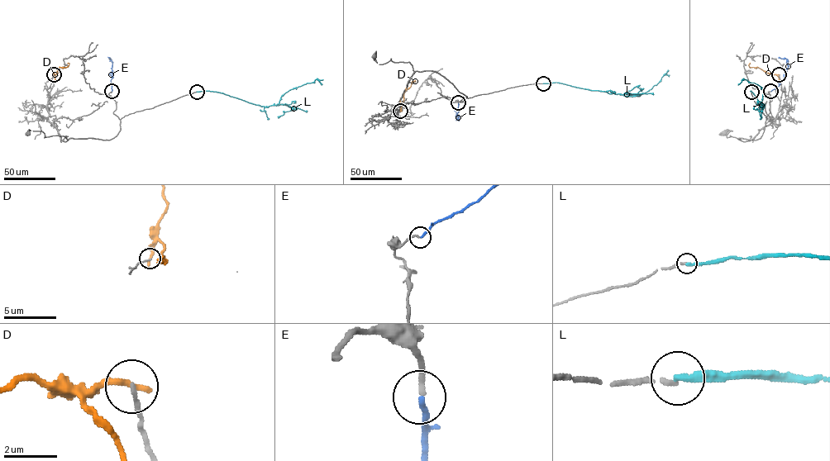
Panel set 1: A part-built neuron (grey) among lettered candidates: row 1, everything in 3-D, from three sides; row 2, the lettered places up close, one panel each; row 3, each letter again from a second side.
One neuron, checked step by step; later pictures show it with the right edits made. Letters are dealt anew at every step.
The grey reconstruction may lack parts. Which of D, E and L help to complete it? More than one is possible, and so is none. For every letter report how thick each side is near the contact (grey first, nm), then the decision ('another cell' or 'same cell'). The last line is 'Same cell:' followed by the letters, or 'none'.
D: 150 nm thick on the grey side, 300 nm on the other; another cell
E: 200 nm thick on the grey side, 200 nm on the other; same cell
L: 170 nm thick on the grey side, 280 nm on the other; another cell
Same cell: E

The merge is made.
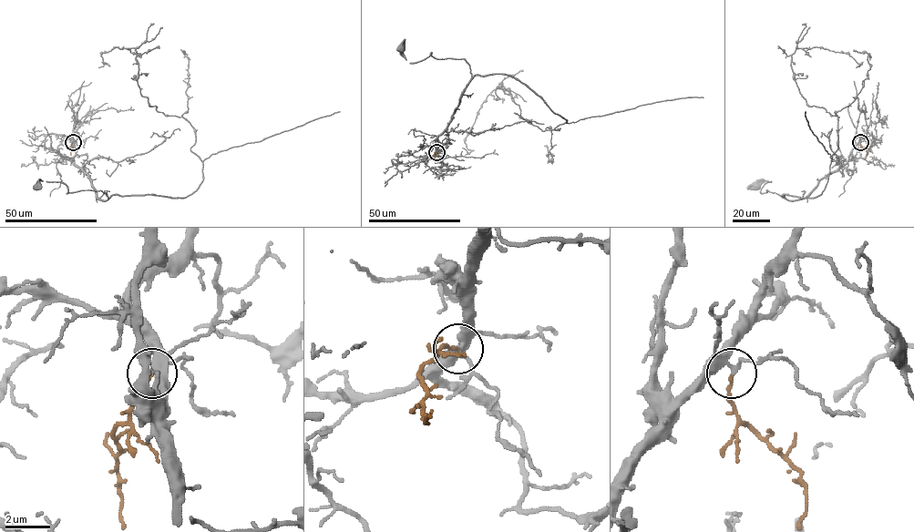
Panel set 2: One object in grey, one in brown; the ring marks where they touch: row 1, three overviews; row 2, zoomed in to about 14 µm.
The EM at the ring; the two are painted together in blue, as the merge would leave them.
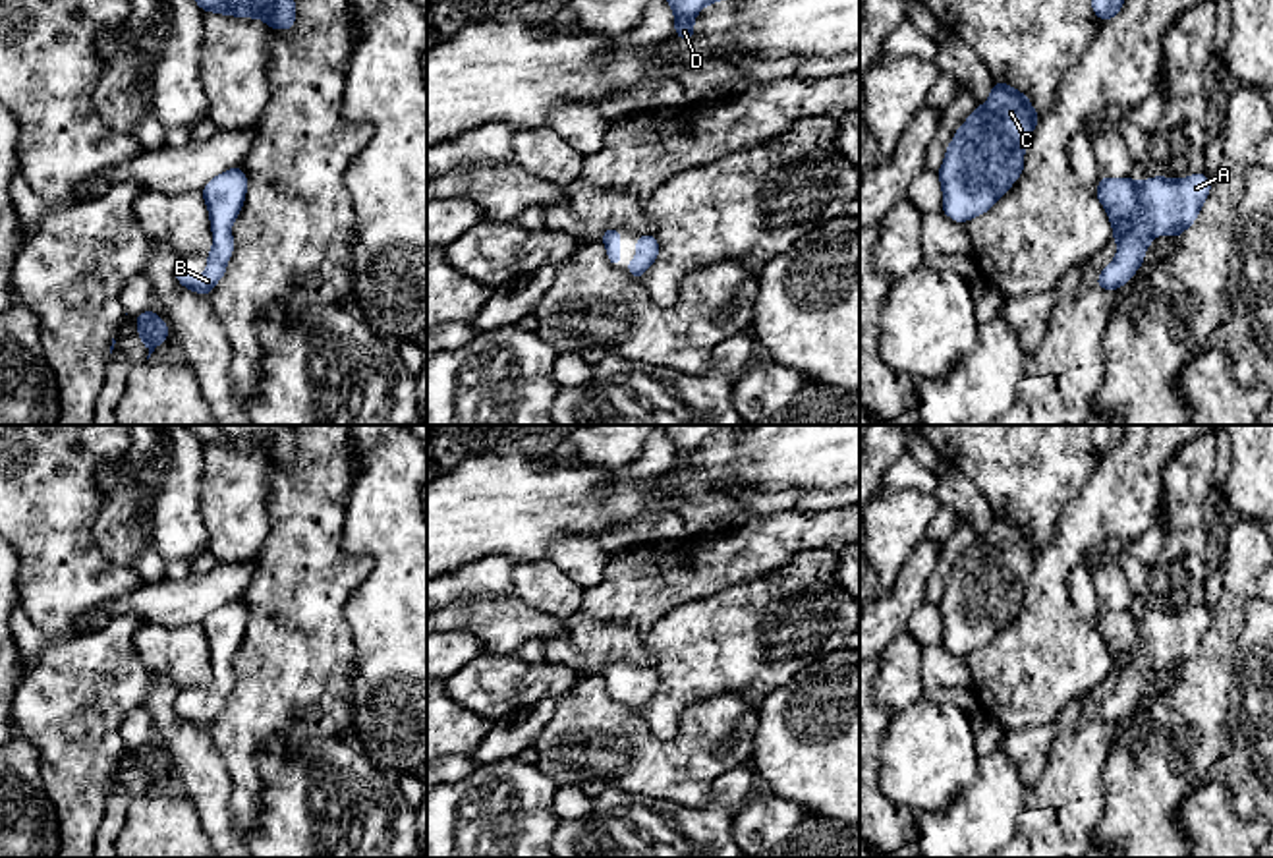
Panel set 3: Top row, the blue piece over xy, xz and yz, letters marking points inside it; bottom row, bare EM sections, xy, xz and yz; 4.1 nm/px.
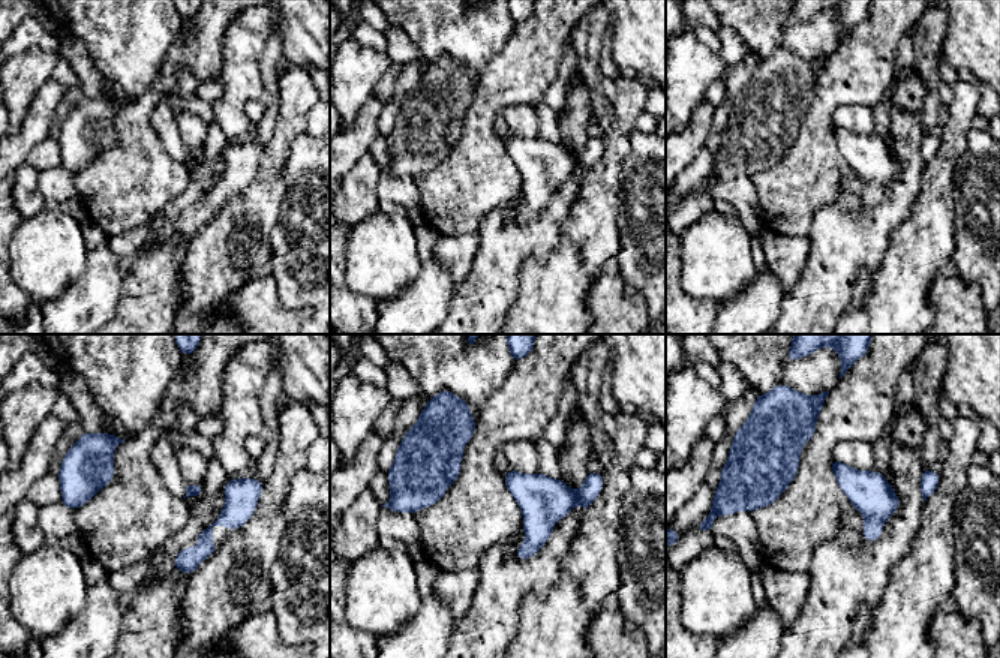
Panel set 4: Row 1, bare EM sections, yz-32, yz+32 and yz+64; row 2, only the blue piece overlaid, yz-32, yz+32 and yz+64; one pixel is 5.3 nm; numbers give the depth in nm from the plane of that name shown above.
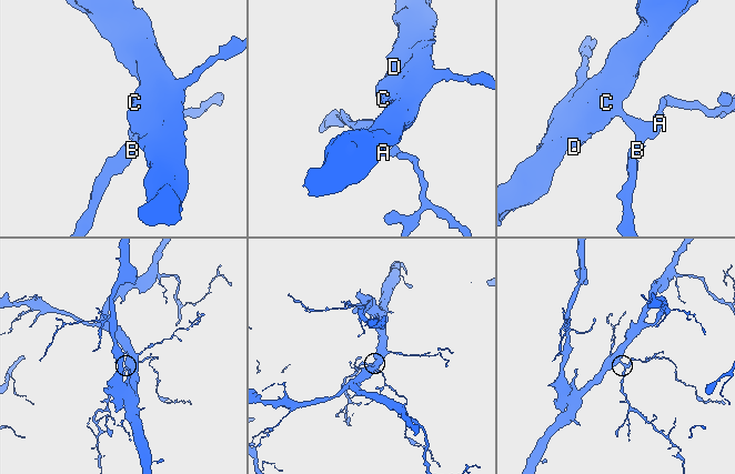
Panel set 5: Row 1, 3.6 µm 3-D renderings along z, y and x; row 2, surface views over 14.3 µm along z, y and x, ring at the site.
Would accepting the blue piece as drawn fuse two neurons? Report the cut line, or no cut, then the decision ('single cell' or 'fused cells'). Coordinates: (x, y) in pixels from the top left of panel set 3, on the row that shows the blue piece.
no cut | single cell

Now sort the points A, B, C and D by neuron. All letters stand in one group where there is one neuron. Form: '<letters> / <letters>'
A B C D

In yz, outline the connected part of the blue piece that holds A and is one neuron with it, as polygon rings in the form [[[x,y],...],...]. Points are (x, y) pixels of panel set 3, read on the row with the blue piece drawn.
[[[1200,172],[1182,180],[1153,176],[1138,184],[1130,178],[1099,176],[1097,201],[1113,224],[1117,257],[1103,267],[1095,286],[1118,290],[1142,267],[1147,245],[1157,234],[1174,236],[1192,226],[1211,191],[1211,180]]]

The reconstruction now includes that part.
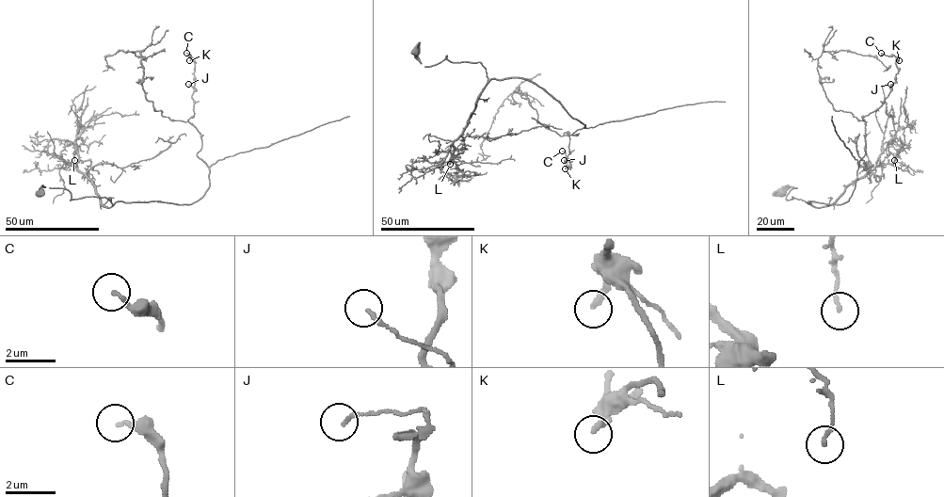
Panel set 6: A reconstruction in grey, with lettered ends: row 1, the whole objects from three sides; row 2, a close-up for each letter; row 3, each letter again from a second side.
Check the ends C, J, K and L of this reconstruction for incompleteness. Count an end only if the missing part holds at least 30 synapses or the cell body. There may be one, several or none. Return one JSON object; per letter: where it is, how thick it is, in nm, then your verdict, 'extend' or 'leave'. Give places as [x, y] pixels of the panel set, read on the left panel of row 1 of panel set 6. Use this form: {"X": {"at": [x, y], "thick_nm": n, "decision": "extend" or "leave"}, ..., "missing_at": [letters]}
{"C": {"at": [186, 53], "thick_nm": 170, "decision": "leave"}, "J": {"at": [188, 84], "thick_nm": 160, "decision": "leave"}, "K": {"at": [189, 60], "thick_nm": 240, "decision": "leave"}, "L": {"at": [74, 160], "thick_nm": 130, "decision": "leave"}, "missing_at": []}

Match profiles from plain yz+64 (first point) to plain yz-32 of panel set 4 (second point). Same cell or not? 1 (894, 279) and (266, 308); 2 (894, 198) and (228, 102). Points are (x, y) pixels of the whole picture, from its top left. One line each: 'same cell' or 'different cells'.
1: different cells
2: different cells

